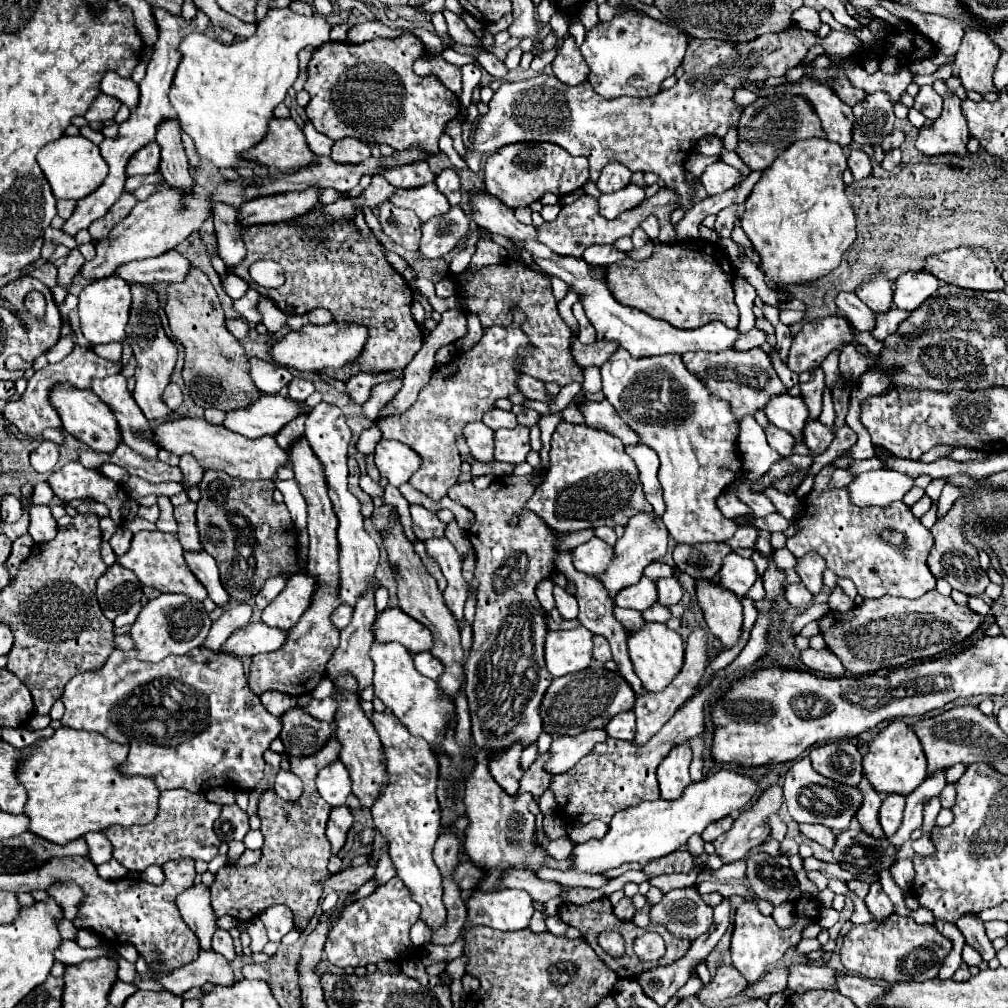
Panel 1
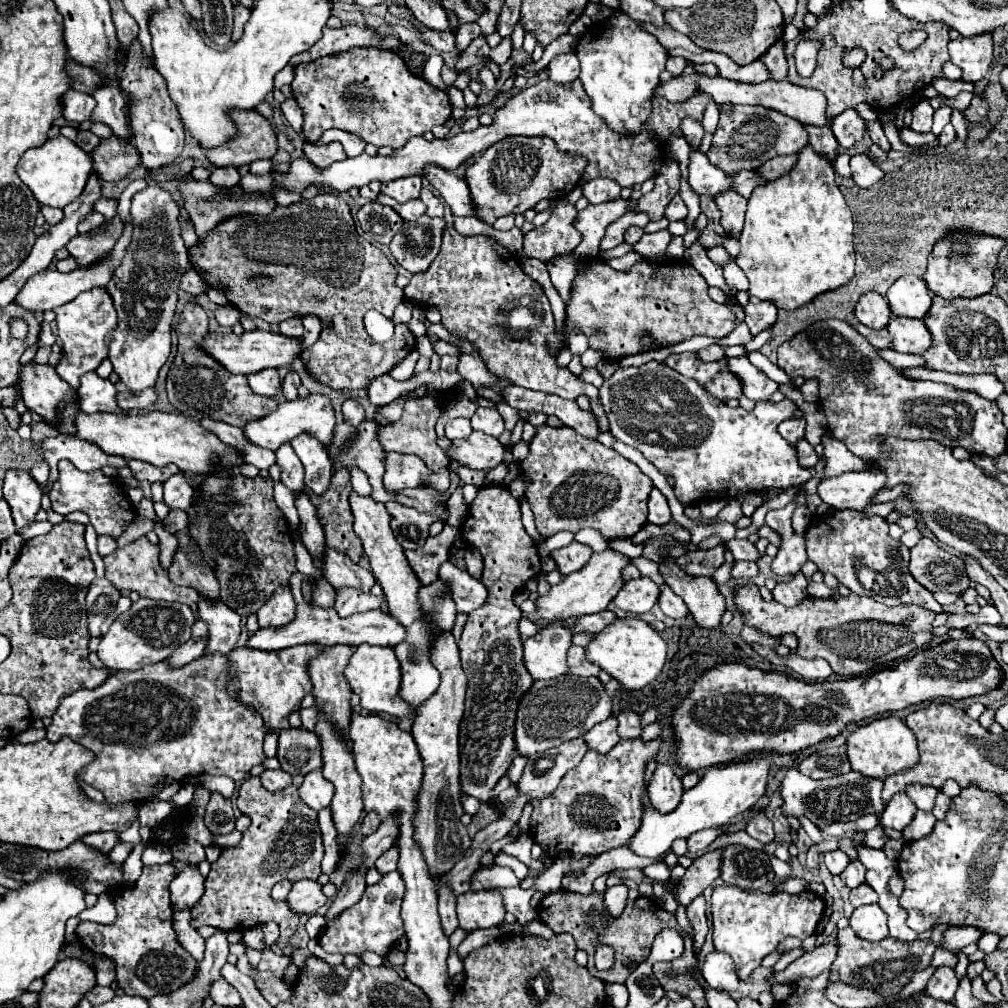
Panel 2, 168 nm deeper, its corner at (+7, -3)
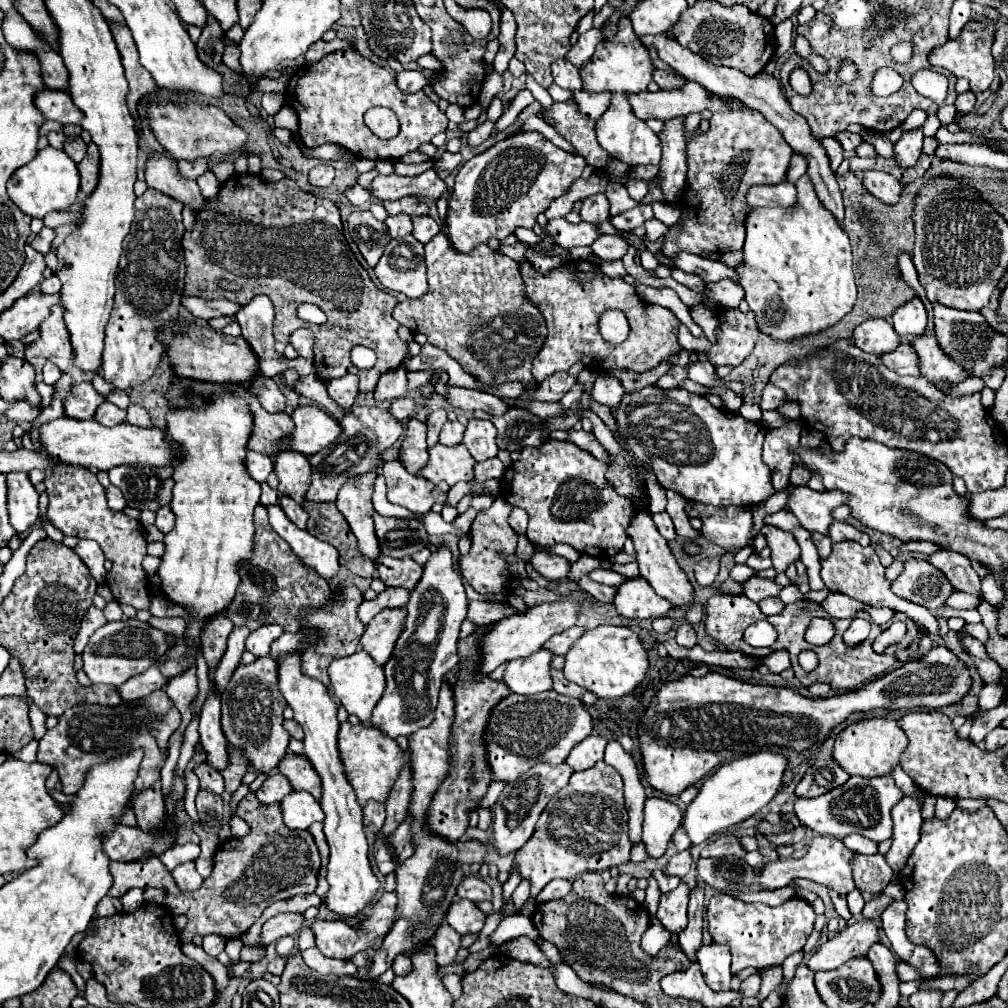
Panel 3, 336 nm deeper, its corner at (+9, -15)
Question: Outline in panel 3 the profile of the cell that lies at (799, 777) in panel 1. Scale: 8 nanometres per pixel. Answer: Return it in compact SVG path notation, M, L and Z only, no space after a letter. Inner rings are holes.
M850 776L850 780L846 784L832 788L830 792L826 792L822 796L796 798L794 814L806 828L810 828L822 836L834 836L834 838L844 840L848 834L856 832L874 842L882 842L892 836L890 810L900 800L902 800L902 792L896 788L892 776L882 776L882 778Z

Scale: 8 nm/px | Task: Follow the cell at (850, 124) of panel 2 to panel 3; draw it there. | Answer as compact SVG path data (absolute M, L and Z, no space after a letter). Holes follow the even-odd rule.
M822 138L820 140L824 144L824 150L828 152L828 158L832 160L832 170L836 170L840 166L840 162L844 160L844 148L836 138Z

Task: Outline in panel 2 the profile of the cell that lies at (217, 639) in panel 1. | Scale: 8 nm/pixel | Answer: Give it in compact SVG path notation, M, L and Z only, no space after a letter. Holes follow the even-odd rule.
M188 640L186 644L178 646L174 650L174 654L166 660L172 668L180 668L180 666L186 666L190 664L192 660L200 658L204 654L204 648L206 648L206 640Z

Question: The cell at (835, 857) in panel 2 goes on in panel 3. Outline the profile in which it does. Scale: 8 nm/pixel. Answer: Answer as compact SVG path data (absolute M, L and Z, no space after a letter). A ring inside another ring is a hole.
M830 890L830 898L832 898L832 902L834 902L834 908L836 908L836 912L844 918L844 920L850 920L850 910L848 910L848 906L846 906L846 896L844 894L838 894L838 892L834 892L834 890Z

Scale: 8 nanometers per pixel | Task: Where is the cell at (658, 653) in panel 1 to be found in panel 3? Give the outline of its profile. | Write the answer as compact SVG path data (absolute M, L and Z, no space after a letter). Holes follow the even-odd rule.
M598 626L584 632L584 636L566 654L564 676L600 698L616 700L634 692L634 688L646 678L648 666L648 652L636 632L626 626Z

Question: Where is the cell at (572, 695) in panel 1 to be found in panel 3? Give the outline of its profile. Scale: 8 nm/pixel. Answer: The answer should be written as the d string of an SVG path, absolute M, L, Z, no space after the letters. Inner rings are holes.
M556 690L536 696L510 694L492 710L492 718L488 720L488 760L492 758L494 780L514 782L536 762L564 762L570 750L590 736L592 730L592 716L580 698L564 696Z

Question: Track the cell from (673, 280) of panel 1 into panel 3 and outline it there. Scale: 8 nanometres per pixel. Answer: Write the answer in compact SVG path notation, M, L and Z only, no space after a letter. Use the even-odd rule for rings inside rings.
M522 260L520 272L526 282L528 298L544 312L548 326L546 342L534 360L532 374L536 382L546 380L554 372L568 370L574 362L582 362L598 374L606 374L614 368L646 372L682 352L678 344L678 318L662 306L640 300L634 286L626 284L622 278L608 278L594 262L568 260L550 274L540 274ZM606 308L624 312L630 322L630 336L618 346L608 344L598 332L598 322Z

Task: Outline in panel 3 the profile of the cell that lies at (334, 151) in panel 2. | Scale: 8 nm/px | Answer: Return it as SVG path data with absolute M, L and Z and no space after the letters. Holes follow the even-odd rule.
M320 164L316 168L310 170L308 174L308 180L312 186L320 186L320 188L326 188L332 184L334 180L334 168L330 164Z

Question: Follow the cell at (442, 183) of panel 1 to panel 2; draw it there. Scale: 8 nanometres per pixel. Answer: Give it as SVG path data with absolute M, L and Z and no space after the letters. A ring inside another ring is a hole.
M422 188L422 194L420 194L420 200L424 202L424 206L426 206L426 216L430 216L430 218L440 218L442 214L444 214L444 204L440 202L440 198L436 198L434 194L432 194L432 190L430 188Z

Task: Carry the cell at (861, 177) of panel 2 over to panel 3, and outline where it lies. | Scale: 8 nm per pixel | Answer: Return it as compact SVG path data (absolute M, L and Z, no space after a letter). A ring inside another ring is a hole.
M864 170L862 176L864 176L864 178L862 178L862 184L866 186L866 190L868 190L870 194L874 194L876 198L888 202L888 204L896 202L896 198L898 198L900 192L902 192L902 184L900 184L894 176L886 174L886 172Z

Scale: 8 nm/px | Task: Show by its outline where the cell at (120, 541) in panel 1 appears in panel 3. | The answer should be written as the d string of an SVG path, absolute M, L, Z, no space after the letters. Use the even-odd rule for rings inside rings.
M80 540L78 546L74 548L78 552L78 556L82 558L82 562L88 566L92 578L98 584L106 582L106 568L104 568L104 552L102 548L94 542L94 540Z

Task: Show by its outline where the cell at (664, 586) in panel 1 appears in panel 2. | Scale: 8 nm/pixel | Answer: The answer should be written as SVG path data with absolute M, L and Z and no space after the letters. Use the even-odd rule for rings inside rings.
M662 586L662 594L660 594L658 604L660 604L662 612L670 618L686 618L688 616L688 608L682 602L682 598L676 596L668 586Z

